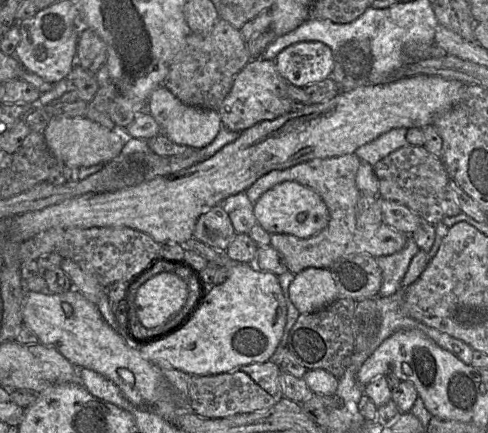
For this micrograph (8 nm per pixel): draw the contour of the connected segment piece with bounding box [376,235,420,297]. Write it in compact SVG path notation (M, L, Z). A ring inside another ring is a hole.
M408 235L406 245L401 251L376 257L377 264L382 272L382 284L377 297L391 296L402 287L402 279L410 262L419 251L420 248L411 235Z

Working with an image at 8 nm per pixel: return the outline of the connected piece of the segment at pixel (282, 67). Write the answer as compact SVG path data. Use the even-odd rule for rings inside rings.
M304 41L281 51L275 64L288 85L304 88L332 77L334 54L322 42Z

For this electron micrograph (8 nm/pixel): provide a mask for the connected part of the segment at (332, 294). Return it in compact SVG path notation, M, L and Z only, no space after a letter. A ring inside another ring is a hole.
M308 267L295 275L289 295L300 314L316 312L339 298L331 271L315 267Z

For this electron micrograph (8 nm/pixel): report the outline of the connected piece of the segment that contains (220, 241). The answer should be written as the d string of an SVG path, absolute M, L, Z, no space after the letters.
M214 206L197 220L193 238L220 251L225 252L236 231L227 212L220 206Z

